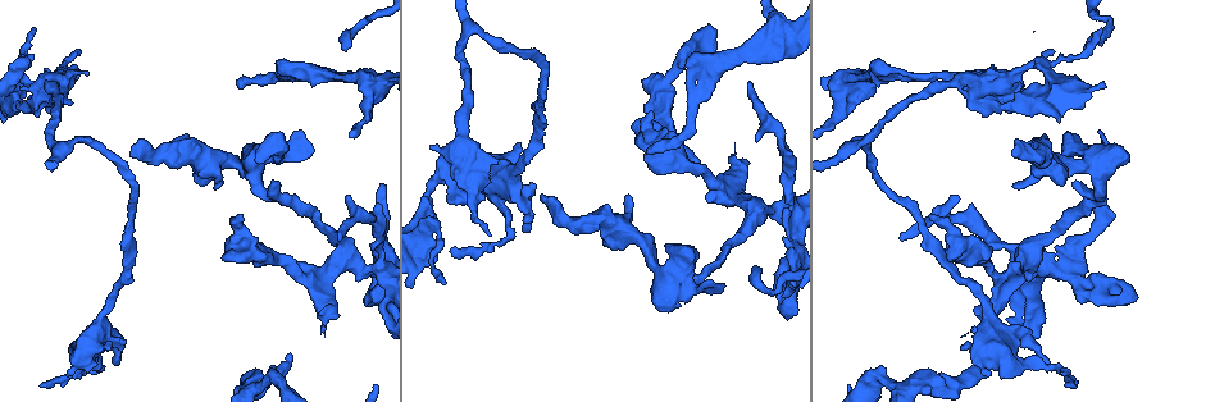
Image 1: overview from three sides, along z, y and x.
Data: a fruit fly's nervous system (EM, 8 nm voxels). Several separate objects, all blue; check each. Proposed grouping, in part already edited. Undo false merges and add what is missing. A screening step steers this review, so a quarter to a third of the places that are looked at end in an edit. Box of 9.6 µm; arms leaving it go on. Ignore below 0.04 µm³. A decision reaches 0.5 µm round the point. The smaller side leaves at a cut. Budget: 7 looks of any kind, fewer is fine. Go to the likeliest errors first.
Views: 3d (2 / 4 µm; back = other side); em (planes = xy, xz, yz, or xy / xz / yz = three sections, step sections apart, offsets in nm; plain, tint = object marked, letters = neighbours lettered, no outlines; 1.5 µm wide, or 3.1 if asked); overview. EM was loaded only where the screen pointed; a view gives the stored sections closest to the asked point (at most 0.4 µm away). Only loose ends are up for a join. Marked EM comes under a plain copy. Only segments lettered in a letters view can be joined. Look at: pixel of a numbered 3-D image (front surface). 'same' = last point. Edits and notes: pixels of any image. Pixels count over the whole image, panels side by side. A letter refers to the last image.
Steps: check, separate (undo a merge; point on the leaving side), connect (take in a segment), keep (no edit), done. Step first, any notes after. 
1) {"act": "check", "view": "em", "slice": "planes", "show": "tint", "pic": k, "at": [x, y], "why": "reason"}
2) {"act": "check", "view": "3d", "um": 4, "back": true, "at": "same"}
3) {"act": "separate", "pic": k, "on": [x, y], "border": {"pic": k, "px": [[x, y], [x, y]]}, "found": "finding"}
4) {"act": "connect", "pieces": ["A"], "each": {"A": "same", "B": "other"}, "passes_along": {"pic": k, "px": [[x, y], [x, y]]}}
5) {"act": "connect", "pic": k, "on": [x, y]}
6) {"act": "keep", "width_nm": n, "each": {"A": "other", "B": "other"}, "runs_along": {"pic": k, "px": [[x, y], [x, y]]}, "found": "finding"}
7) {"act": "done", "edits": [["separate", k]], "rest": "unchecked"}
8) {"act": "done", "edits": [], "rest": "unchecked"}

{"act": "check", "view": "em", "slice": "planes", "show": "letters", "pic": 1, "at": [880, 377], "why": "abrupt turn"}

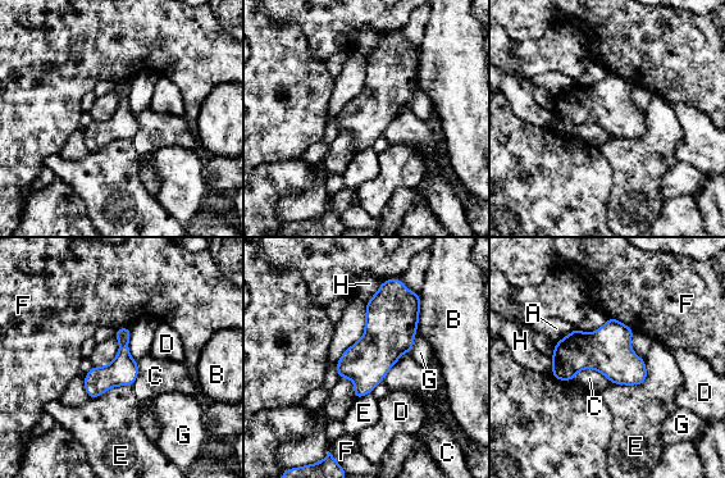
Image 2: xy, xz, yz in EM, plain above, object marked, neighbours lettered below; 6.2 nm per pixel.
{"act": "keep", "each": {"A": "other", "B": "other", "C": "other", "D": "other", "E": "other", "F": "other", "G": "other", "H": "other"}, "border": {"pic": 2, "px": [[571, 379], [593, 368], [611, 382]]}, "found": "all the same neuron"}

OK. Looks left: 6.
{"act": "check", "view": "3d", "um": 2, "pic": 1, "at": [498, 162], "why": "an open end"}

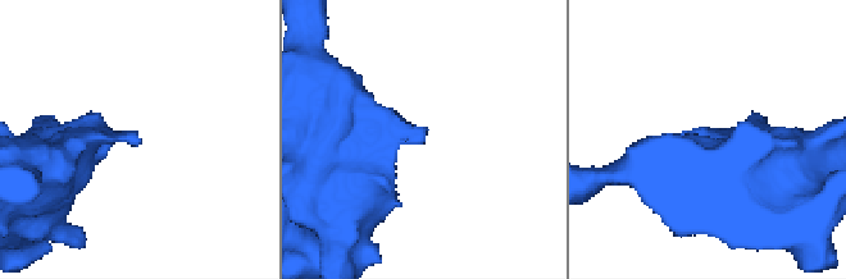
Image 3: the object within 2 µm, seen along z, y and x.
{"act": "check", "view": "em", "slice": "xy", "step": 8, "show": "tint", "pic": 3, "at": [426, 133]}

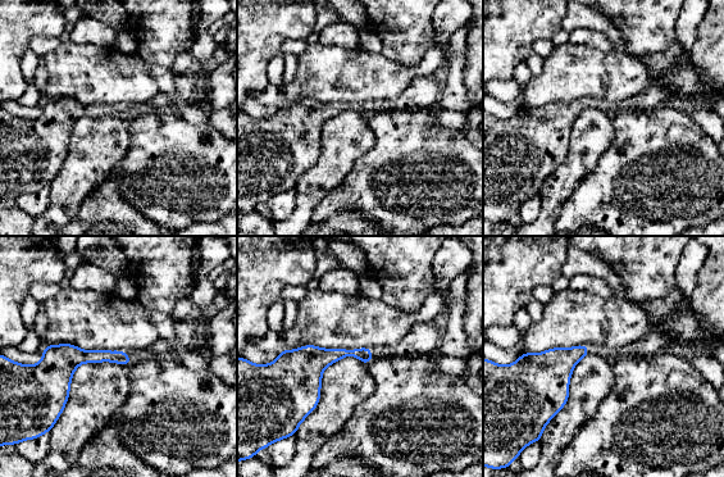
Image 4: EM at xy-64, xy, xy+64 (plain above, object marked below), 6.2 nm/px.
{"act": "check", "view": "em", "slice": "planes", "show": "letters", "at": "same"}

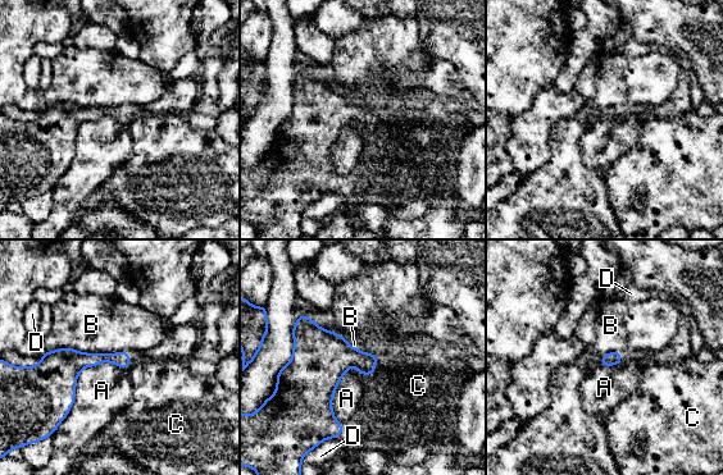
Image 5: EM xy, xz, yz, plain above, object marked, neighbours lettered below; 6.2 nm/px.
{"act": "keep", "each": {"A": "other", "B": "other", "C": "other", "D": "other"}, "border": {"pic": 5, "px": [[131, 365], [127, 370]]}, "found": "none of them fits"}

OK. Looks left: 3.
{"act": "check", "view": "3d", "um": 4, "pic": 1, "at": [428, 191], "why": "a narrow waist"}

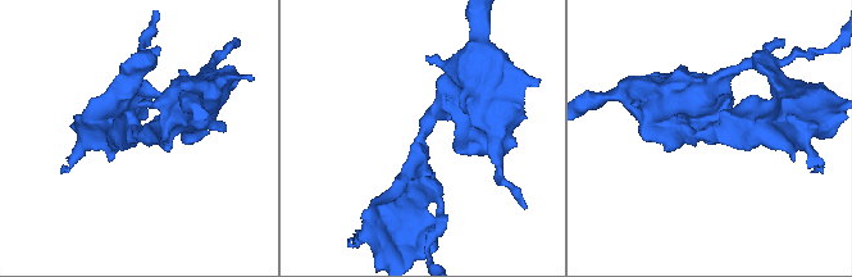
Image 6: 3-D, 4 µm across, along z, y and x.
{"act": "check", "view": "em", "slice": "xy", "step": 8, "show": "tint", "pic": 6, "at": [134, 134], "why": "need the tissue"}

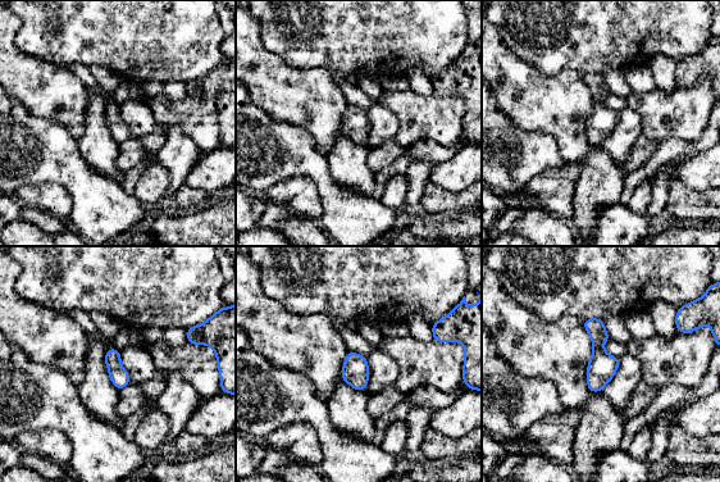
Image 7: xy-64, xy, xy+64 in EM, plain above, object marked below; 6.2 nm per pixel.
{"act": "check", "view": "em", "slice": "planes", "show": "letters", "at": "same", "why": "another direction"}

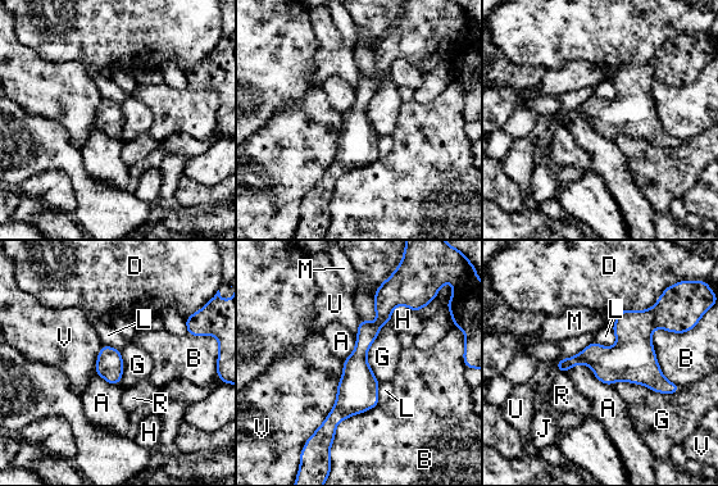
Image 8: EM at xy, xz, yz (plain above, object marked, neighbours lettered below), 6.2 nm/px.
{"act": "keep", "each": {"A": "other", "B": "other", "D": "other", "G": "other", "H": "other", "J": "other", "L": "other", "M": "other", "R": "other", "U": "other", "V": "other"}, "border": {"pic": 8, "px": [[612, 384], [681, 389]]}, "found": "all the same neuron"}

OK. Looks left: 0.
{"act": "done", "edits": [], "rest": "unchecked"}

